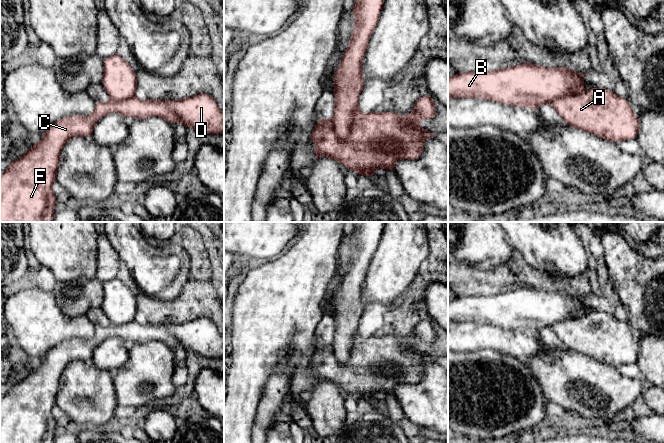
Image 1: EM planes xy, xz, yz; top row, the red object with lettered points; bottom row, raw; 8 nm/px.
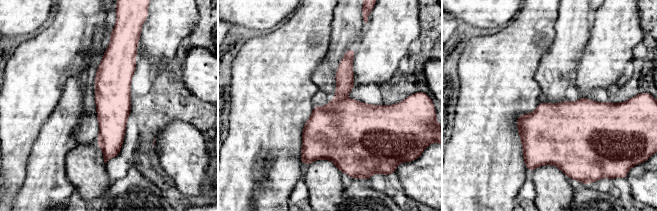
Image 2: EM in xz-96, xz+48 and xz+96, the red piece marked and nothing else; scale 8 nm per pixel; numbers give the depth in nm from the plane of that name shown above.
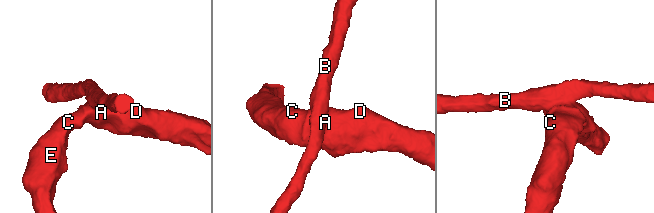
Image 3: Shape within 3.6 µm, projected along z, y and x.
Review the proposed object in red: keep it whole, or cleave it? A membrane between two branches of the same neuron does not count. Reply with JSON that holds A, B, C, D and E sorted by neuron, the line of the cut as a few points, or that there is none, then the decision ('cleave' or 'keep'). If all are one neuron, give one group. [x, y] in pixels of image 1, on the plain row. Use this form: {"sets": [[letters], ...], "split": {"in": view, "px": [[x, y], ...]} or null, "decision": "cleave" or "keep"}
{"sets": [["A", "C", "D", "E"], ["B"]], "split": {"in": "xz", "px": [[358, 331], [353, 336], [349, 358], [345, 362], [340, 363]]}, "decision": "cleave"}

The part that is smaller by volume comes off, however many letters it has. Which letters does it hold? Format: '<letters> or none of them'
B

